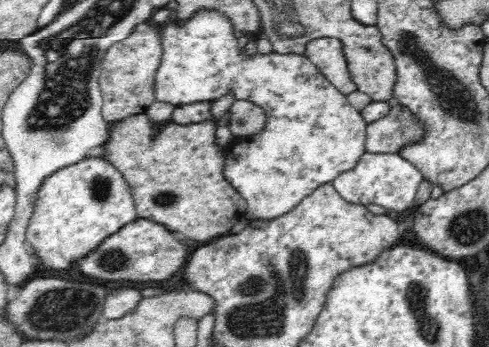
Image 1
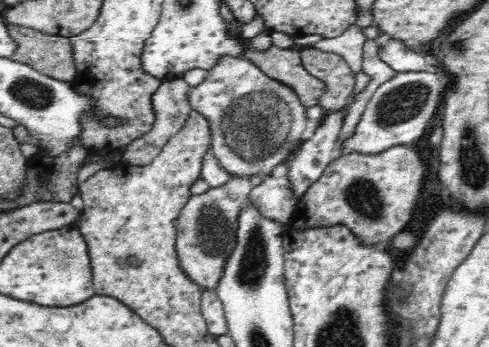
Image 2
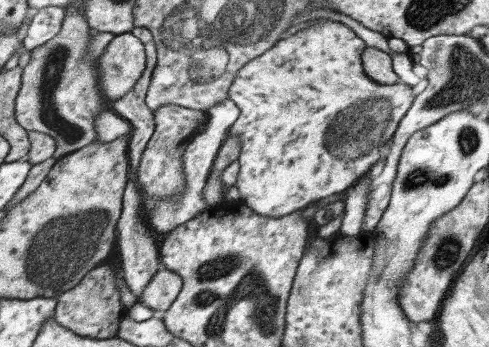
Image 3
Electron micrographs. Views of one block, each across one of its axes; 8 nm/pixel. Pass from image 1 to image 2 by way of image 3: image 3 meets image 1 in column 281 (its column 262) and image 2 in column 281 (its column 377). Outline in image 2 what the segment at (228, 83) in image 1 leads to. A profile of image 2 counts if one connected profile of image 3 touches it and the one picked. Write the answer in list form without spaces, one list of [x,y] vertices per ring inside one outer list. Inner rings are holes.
[[[222,58],[218,66],[210,68],[208,72],[210,74],[206,76],[206,80],[200,86],[194,86],[192,92],[188,92],[188,102],[190,108],[202,114],[210,124],[210,148],[218,158],[218,164],[224,172],[228,172],[228,176],[238,178],[246,178],[246,174],[258,174],[260,170],[272,174],[276,166],[282,166],[282,162],[286,162],[286,144],[292,144],[292,138],[306,138],[306,106],[290,86],[272,80],[248,58]]]

